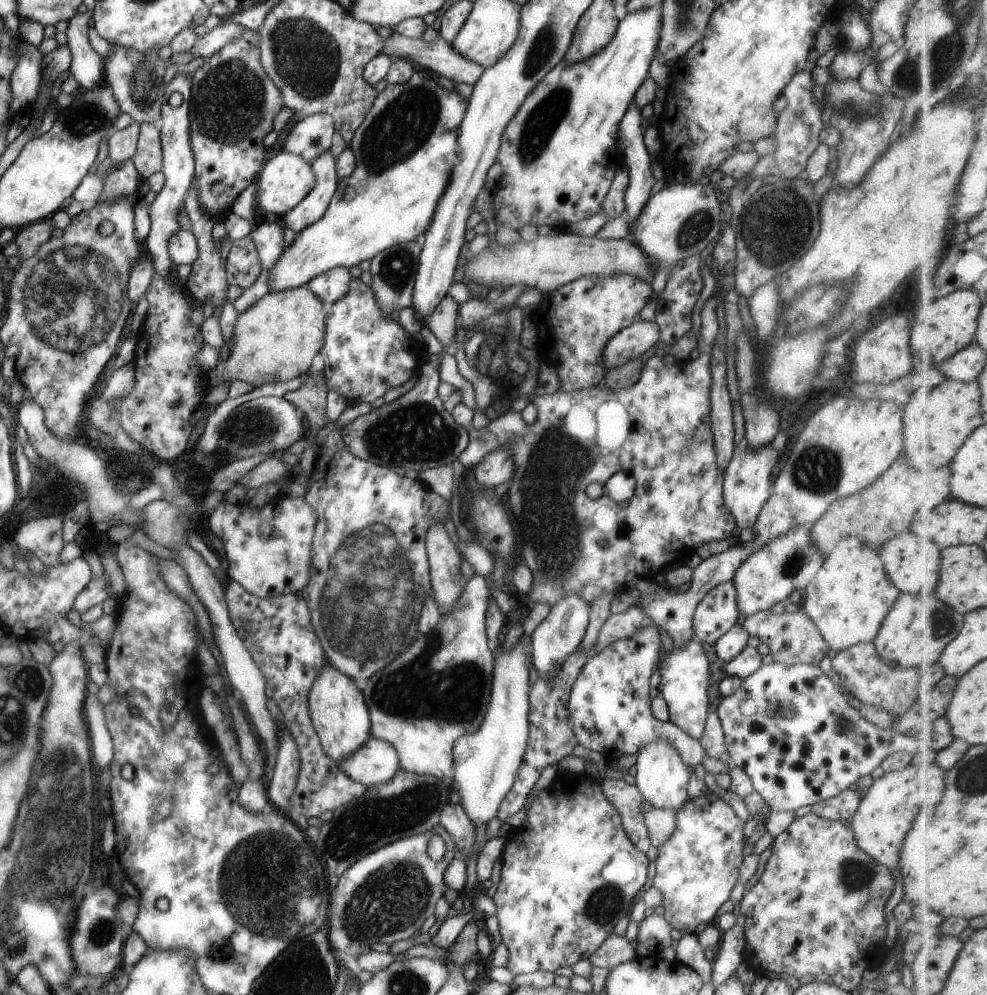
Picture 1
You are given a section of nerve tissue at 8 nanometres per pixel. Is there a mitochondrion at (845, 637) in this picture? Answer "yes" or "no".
no

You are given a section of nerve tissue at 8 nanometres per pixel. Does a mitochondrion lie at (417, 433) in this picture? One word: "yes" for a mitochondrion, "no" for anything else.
yes

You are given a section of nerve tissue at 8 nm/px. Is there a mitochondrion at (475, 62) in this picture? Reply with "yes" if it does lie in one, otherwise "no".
no

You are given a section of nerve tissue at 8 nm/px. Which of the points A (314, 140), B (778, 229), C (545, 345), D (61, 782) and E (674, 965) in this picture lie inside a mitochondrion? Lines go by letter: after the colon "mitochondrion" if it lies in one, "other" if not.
A: mitochondrion
B: mitochondrion
C: other
D: mitochondrion
E: other

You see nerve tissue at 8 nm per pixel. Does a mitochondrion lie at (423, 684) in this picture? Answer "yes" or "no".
yes

